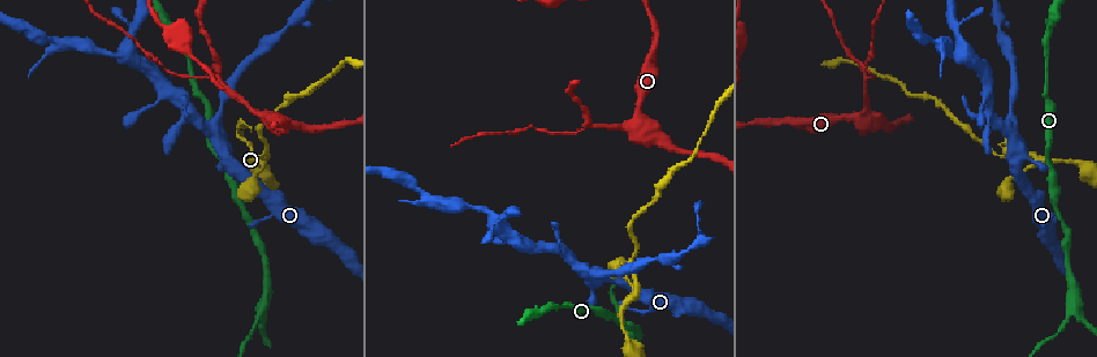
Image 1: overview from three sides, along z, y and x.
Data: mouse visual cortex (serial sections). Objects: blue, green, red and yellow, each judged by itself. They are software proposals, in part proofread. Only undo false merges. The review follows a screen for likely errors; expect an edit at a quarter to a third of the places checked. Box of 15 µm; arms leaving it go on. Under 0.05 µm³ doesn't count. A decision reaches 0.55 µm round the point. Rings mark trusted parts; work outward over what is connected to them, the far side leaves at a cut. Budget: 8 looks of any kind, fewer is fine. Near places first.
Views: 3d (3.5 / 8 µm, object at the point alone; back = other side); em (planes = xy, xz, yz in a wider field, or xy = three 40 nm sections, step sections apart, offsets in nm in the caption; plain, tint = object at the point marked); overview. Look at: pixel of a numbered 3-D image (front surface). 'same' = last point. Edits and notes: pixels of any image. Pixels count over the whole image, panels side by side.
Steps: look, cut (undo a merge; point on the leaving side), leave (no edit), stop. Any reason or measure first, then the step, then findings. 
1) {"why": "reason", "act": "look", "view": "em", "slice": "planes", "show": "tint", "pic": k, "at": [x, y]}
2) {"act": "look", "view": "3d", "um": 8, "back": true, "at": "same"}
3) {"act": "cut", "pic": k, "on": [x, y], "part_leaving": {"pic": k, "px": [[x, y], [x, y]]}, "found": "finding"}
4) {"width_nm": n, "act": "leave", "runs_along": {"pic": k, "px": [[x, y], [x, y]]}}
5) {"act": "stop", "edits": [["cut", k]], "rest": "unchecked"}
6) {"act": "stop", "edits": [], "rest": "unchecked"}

{"why": "branch point", "act": "look", "view": "3d", "um": 3.5, "pic": 1, "at": [1006, 154]}

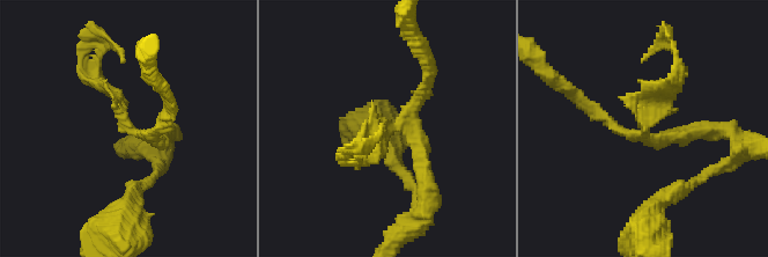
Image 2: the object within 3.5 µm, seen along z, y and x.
{"act": "look", "view": "em", "slice": "xy", "step": 3, "show": "tint", "pic": 2, "at": [405, 124]}

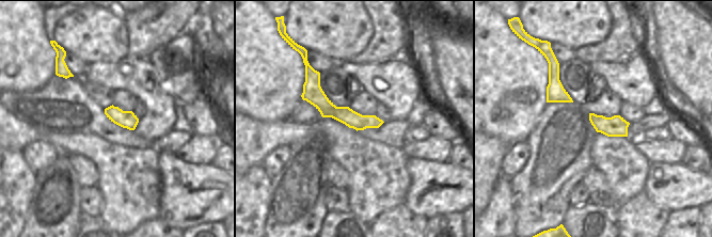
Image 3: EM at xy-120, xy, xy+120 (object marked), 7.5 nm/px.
{"act": "leave", "found": "continuous, no second cell"}

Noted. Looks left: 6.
{"act": "look", "view": "3d", "um": 8, "pic": 1, "at": [583, 272]}

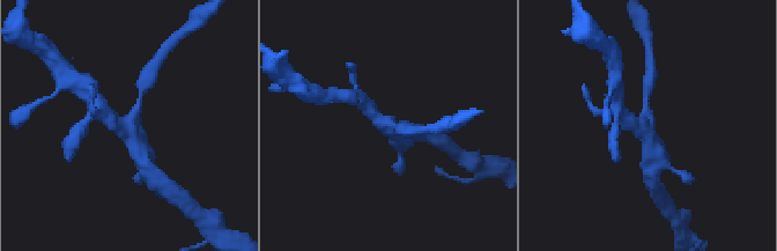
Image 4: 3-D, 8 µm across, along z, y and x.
{"why": "closer look", "act": "look", "view": "3d", "um": 3.5, "pic": 4, "at": [127, 132]}

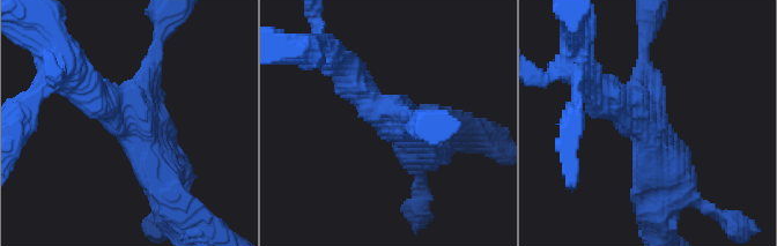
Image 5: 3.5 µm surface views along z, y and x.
{"arm_widths_nm": [250, 400, 600], "act": "leave", "runs_along": {"pic": 5, "px": [[163, 185], [146, 135], [84, 89]]}, "found": "one cell here"}

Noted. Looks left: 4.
{"why": "abrupt turn", "act": "look", "view": "3d", "um": 8, "pic": 1, "at": [858, 119]}

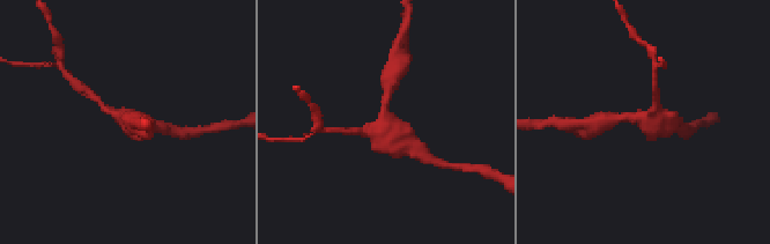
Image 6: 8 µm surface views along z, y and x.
{"why": "zoom in", "act": "look", "view": "3d", "um": 3.5, "pic": 6, "at": [386, 119]}

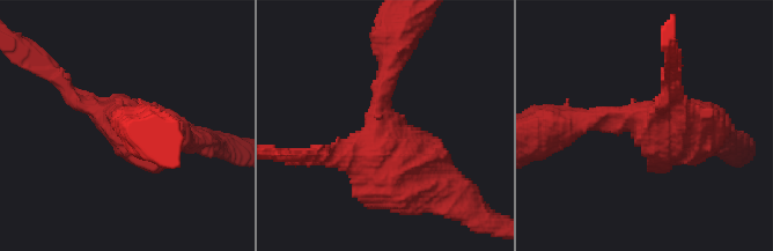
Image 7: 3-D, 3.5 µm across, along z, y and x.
{"act": "look", "view": "em", "slice": "xy", "step": 2, "show": "tint", "pic": 7, "at": [381, 128]}

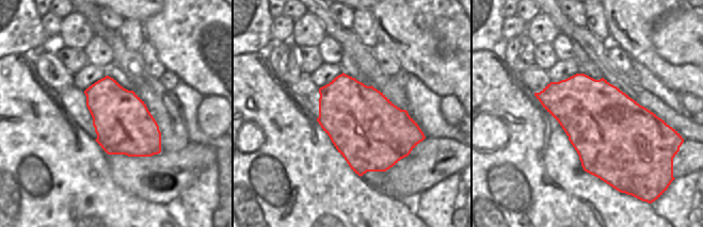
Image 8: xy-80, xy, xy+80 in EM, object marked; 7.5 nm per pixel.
{"width_nm": 550, "act": "leave", "runs_along": {"pic": 7, "px": [[389, 72], [382, 149], [321, 157]]}, "found": "continuous, no second cell"}

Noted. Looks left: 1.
{"act": "stop", "edits": [], "rest": "unchecked"}

